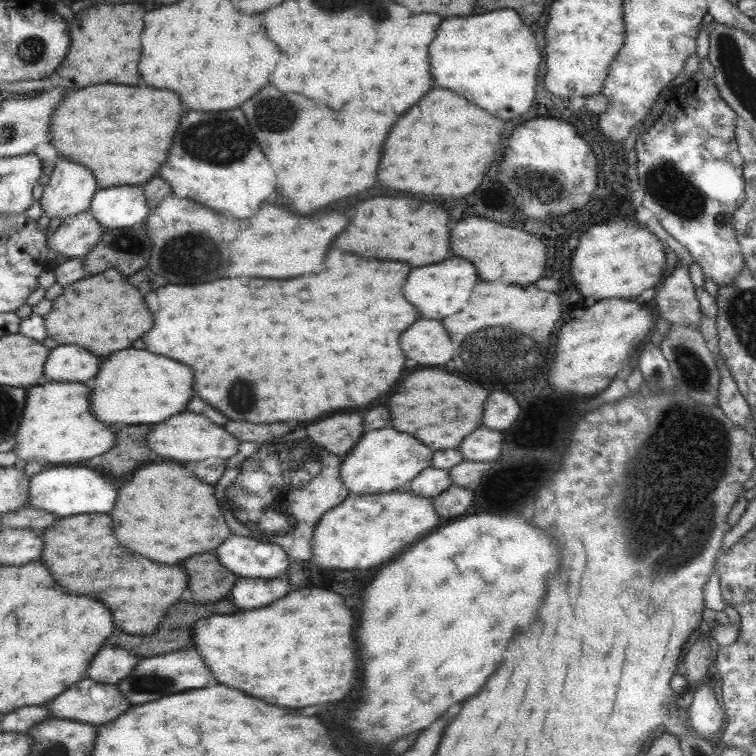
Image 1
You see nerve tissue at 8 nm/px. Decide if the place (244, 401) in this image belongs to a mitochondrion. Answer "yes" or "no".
yes

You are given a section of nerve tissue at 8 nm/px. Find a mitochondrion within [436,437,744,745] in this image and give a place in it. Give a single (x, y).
(668, 553)

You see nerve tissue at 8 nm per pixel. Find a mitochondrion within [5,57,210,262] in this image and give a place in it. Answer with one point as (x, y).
(130, 242)

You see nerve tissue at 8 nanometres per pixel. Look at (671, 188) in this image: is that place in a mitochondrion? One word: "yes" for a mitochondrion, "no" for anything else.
yes

